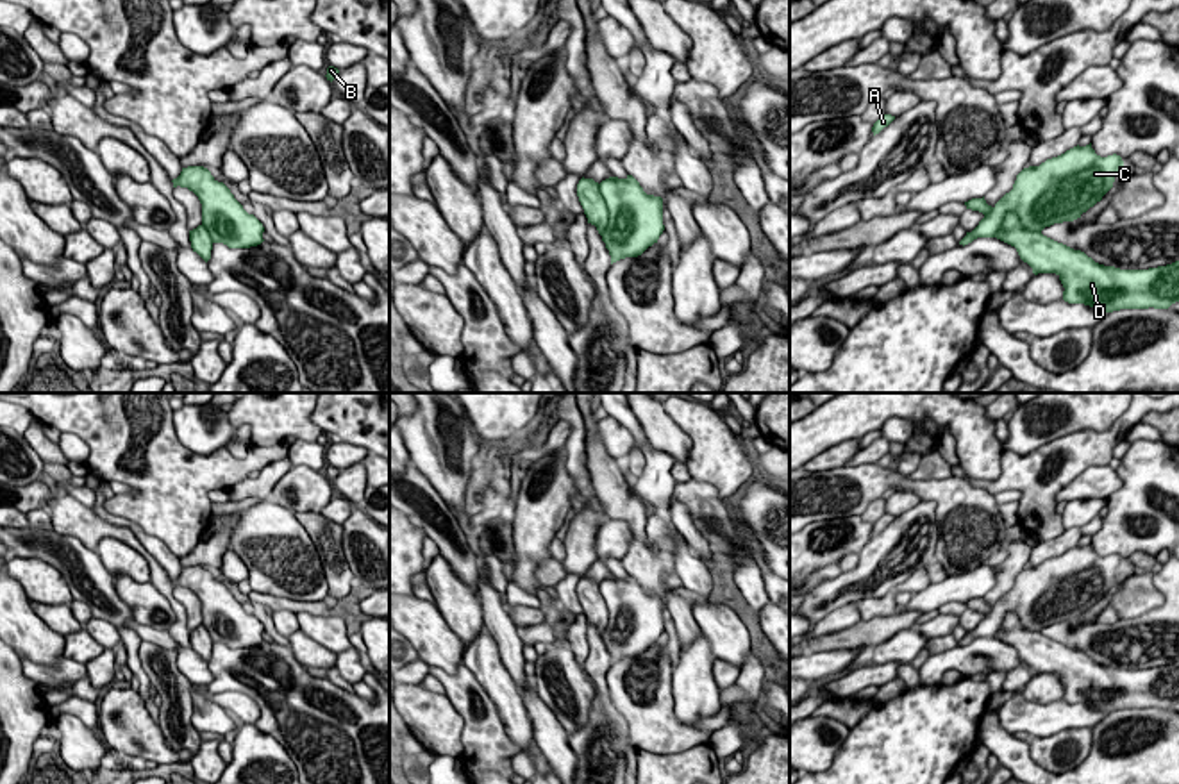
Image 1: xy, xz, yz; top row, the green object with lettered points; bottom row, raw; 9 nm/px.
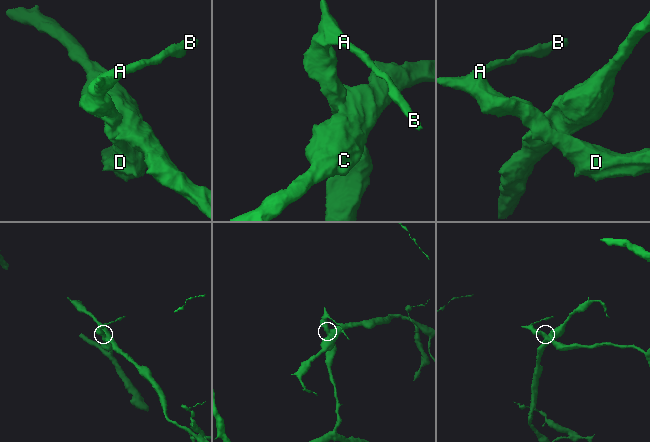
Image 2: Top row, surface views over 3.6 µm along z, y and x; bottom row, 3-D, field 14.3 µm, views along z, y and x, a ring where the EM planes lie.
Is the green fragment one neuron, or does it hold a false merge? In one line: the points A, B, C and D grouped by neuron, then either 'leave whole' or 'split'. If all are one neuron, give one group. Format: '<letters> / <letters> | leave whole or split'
A B D / C | split

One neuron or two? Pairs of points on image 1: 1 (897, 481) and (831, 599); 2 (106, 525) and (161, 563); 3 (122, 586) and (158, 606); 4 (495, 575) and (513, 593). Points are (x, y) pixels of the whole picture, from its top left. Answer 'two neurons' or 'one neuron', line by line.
1: two neurons
2: one neuron
3: one neuron
4: one neuron

